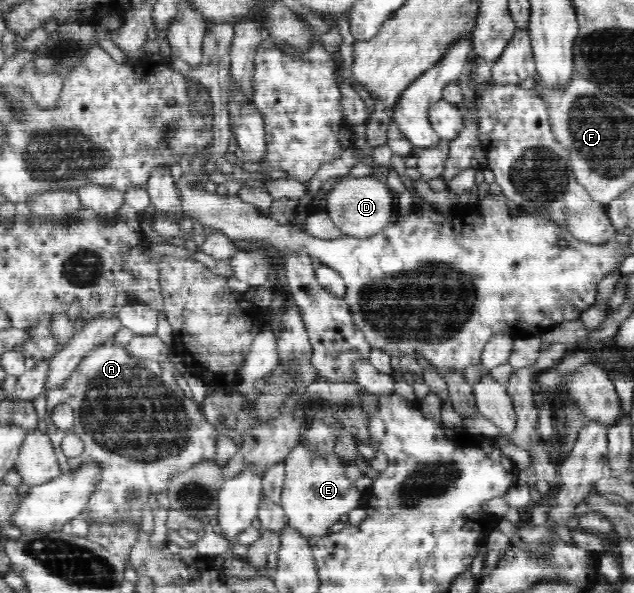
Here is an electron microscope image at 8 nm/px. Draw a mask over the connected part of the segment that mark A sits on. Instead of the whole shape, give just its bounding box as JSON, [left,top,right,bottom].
[44,339,217,526]

